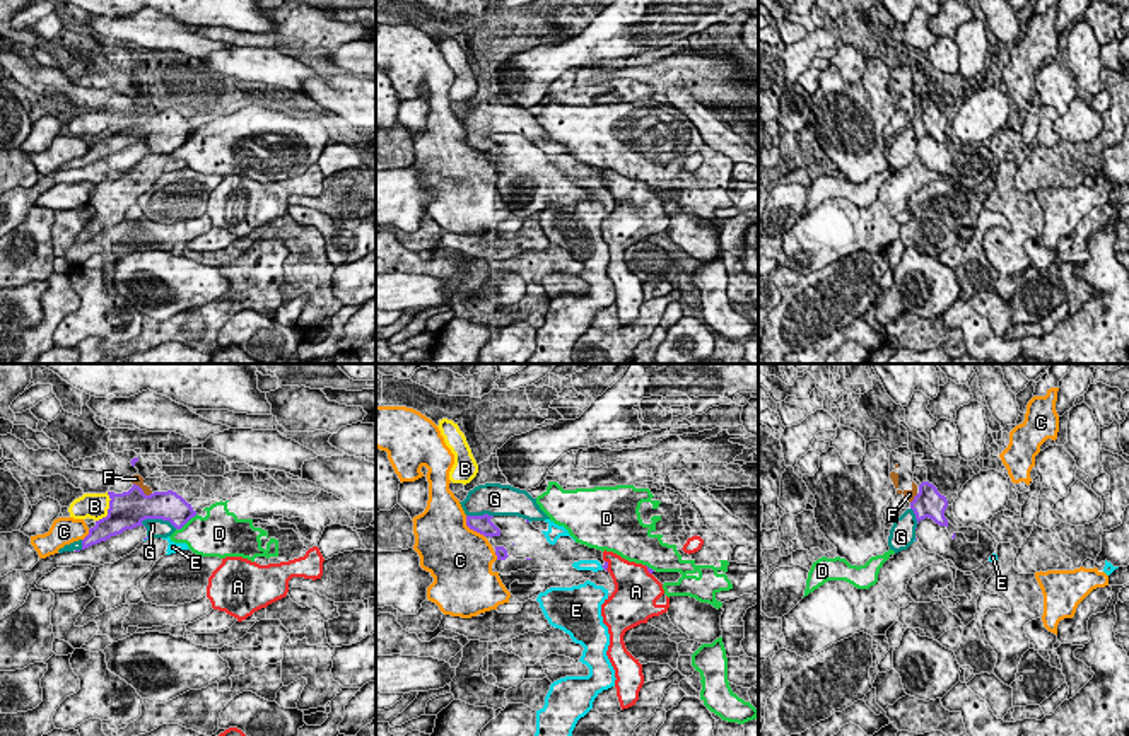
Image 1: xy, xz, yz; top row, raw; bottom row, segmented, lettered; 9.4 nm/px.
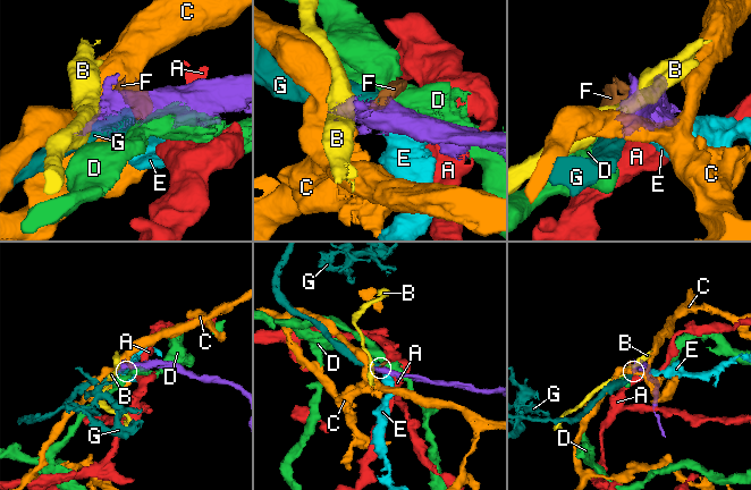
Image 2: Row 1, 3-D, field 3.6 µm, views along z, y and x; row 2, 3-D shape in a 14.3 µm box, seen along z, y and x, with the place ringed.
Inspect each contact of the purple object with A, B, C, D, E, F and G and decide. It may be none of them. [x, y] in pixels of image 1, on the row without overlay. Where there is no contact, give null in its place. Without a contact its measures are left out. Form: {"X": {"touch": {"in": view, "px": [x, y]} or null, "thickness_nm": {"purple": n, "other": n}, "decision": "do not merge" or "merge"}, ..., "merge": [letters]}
{"A": {"touch": {"in": "xz", "px": [607, 183]}, "thickness_nm": {"purple": 50, "other": 320}, "decision": "do not merge"}, "B": {"touch": {"in": "xy", "px": [108, 127]}, "thickness_nm": {"purple": 340, "other": 260}, "decision": "do not merge"}, "C": {"touch": {"in": "xz", "px": [472, 146]}, "thickness_nm": {"purple": 170, "other": 480}, "decision": "do not merge"}, "D": {"touch": {"in": "xy", "px": [187, 139]}, "thickness_nm": {"purple": 280, "other": 380}, "decision": "do not merge"}, "E": {"touch": {"in": "xy", "px": [146, 156]}, "thickness_nm": {"purple": 30, "other": 30}, "decision": "do not merge"}, "F": {"touch": {"in": "xy", "px": [142, 108]}, "thickness_nm": {"purple": 340, "other": 90}, "decision": "do not merge"}, "G": {"touch": {"in": "xy", "px": [159, 135]}, "thickness_nm": {"purple": 280, "other": 190}, "decision": "merge"}, "merge": ["G"]}

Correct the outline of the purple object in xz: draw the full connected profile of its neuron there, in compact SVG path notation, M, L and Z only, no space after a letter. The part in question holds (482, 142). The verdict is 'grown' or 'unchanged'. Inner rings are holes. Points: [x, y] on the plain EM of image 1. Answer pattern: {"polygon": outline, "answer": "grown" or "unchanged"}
{"polygon": "M485 101L468 109L459 120L466 131L466 143L483 154L500 154L490 138L494 133L518 133L528 138L550 137L526 108L511 102Z", "answer": "grown"}

